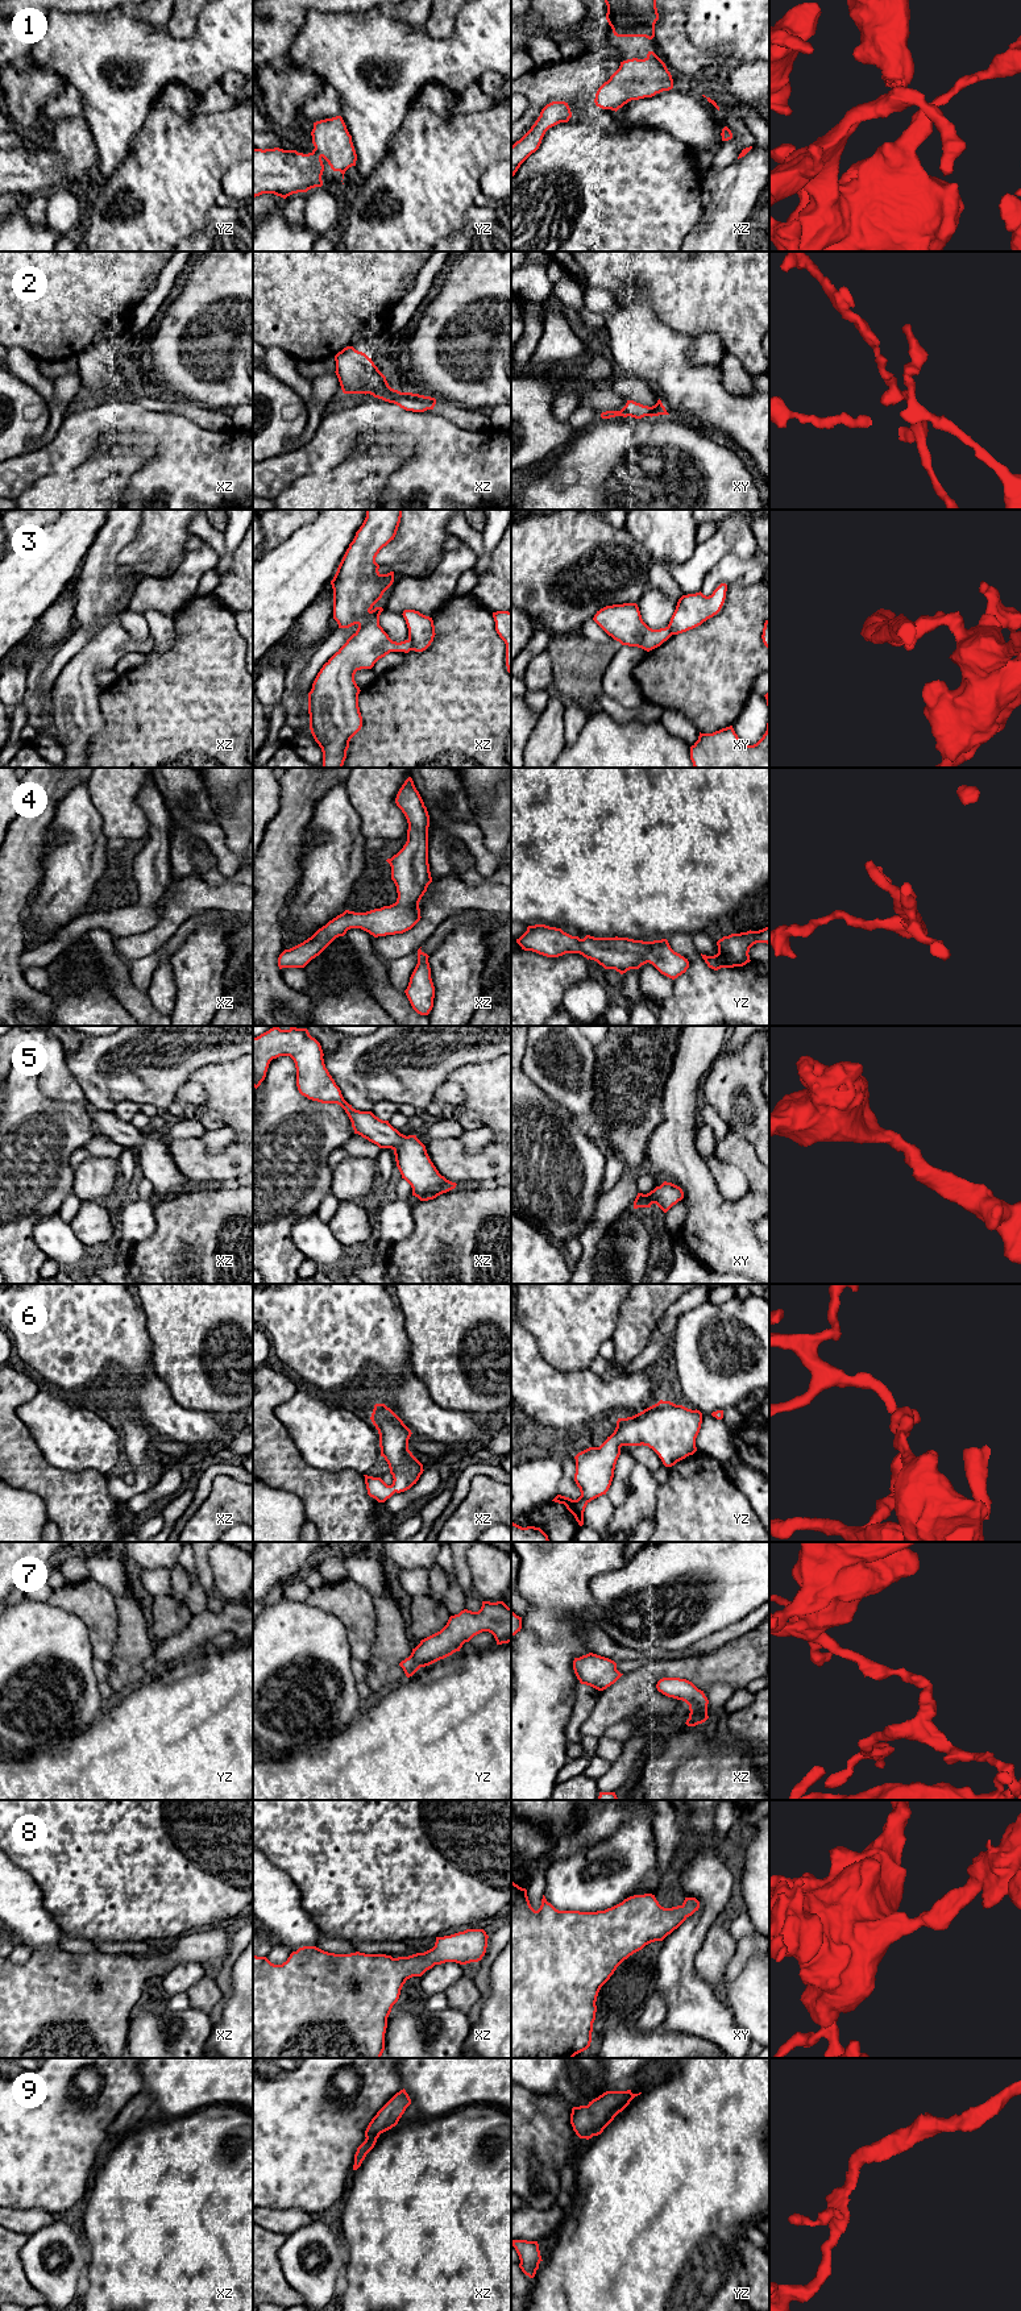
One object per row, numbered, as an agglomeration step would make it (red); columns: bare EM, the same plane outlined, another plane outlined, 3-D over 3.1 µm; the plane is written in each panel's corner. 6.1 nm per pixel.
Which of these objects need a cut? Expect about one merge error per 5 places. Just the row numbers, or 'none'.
3

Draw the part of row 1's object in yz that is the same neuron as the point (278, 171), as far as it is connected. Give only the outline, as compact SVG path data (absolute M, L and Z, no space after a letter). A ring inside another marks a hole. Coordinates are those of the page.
M341 116L314 122L311 136L315 149L308 154L298 153L296 150L283 150L279 147L265 150L253 149L253 198L260 196L262 194L274 194L277 196L286 199L292 194L307 192L311 188L321 187L323 186L321 175L324 171L324 165L321 161L323 158L328 162L333 171L340 171L343 174L343 179L345 171L349 167L356 166L357 154L352 142L352 136L349 134Z

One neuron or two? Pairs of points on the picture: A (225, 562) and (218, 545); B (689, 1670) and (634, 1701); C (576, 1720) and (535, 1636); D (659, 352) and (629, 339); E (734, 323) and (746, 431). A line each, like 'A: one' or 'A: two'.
A: two
B: one
C: two
D: one
E: two

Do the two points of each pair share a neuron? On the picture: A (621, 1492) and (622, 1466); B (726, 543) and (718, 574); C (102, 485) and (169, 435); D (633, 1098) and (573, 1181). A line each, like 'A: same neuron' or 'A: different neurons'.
A: same neuron
B: different neurons
C: different neurons
D: different neurons

